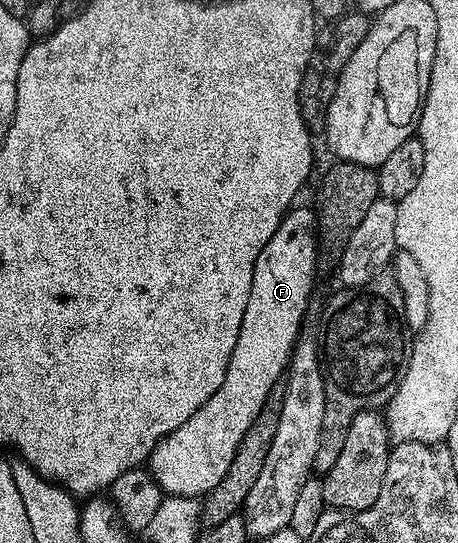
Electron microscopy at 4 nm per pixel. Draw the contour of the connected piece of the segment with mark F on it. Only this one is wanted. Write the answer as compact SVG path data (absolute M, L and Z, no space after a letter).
M291 207L286 217L276 226L276 234L268 238L264 250L254 263L252 274L252 290L248 294L248 306L244 306L244 322L240 322L240 334L236 338L236 350L232 350L232 358L228 370L224 374L224 382L184 426L176 426L172 434L168 434L154 447L148 461L148 470L156 478L166 496L197 496L205 498L212 489L220 486L224 474L228 474L228 466L232 466L232 458L236 458L236 450L248 434L248 426L256 422L256 414L270 397L270 391L279 387L284 373L290 364L294 345L299 333L303 331L302 319L306 316L306 307L310 304L310 291L314 288L314 271L318 268L318 252L320 253L320 237L316 227L316 216L306 208Z

